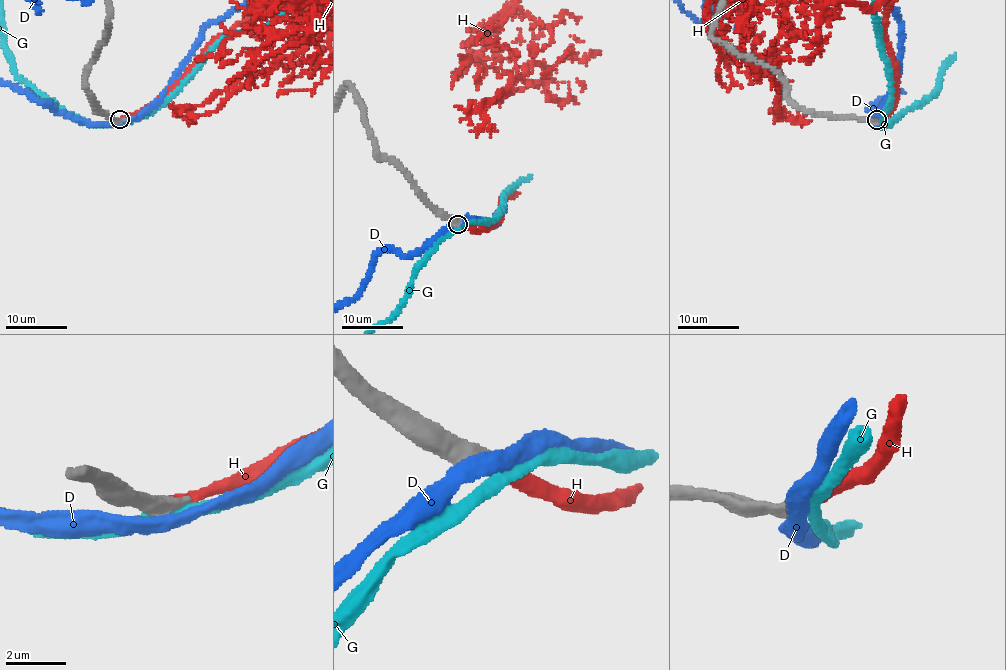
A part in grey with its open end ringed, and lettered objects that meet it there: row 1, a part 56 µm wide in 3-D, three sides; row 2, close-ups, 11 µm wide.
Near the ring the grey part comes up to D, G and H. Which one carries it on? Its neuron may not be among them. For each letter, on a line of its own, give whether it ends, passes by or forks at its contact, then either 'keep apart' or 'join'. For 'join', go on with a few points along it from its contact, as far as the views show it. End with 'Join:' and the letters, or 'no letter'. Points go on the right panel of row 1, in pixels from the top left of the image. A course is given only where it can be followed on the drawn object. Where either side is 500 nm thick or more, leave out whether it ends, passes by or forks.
D: keep apart
G: keep apart
H: join
Join: H

